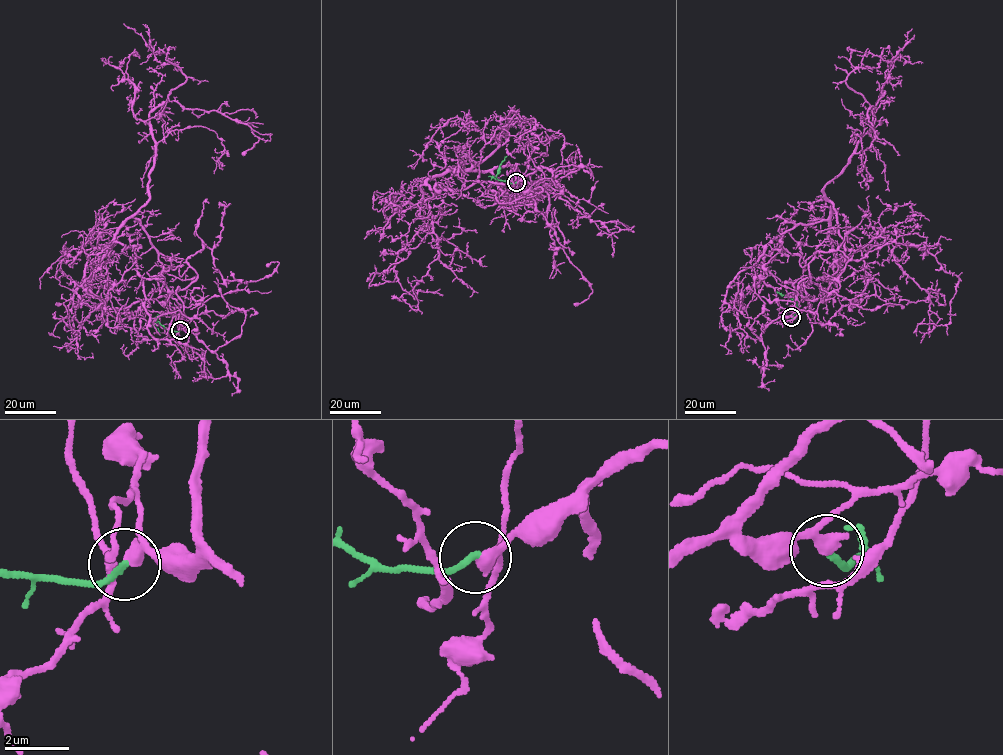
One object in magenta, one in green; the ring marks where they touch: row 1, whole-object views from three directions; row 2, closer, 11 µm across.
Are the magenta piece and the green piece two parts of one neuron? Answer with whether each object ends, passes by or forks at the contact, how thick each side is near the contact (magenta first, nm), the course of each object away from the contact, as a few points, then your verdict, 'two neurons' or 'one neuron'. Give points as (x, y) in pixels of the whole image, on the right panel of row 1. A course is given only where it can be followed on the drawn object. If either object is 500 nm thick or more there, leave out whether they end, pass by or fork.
magenta forks there; green ends there; 240 nm thick on the magenta side, 200 nm on the other; magenta runs (791, 317), (784, 284), (815, 300), (843, 257), (823, 190), (873, 114), (847, 76), (912, 29); green runs (791, 317), (795, 313), (797, 302), (777, 292); one neuron

